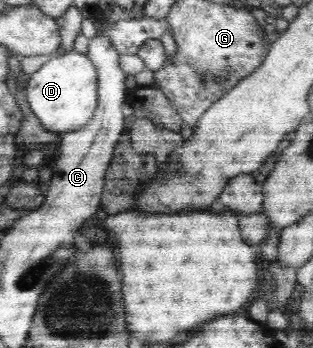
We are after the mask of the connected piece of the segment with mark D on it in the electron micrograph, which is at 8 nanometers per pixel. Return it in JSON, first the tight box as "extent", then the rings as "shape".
{"extent":[23,49,98,135],"shape":[[[74,49],[60,56],[53,55],[30,75],[23,93],[35,117],[41,121],[42,128],[63,135],[82,129],[93,117],[98,104],[97,80],[94,63],[87,55]]]}

